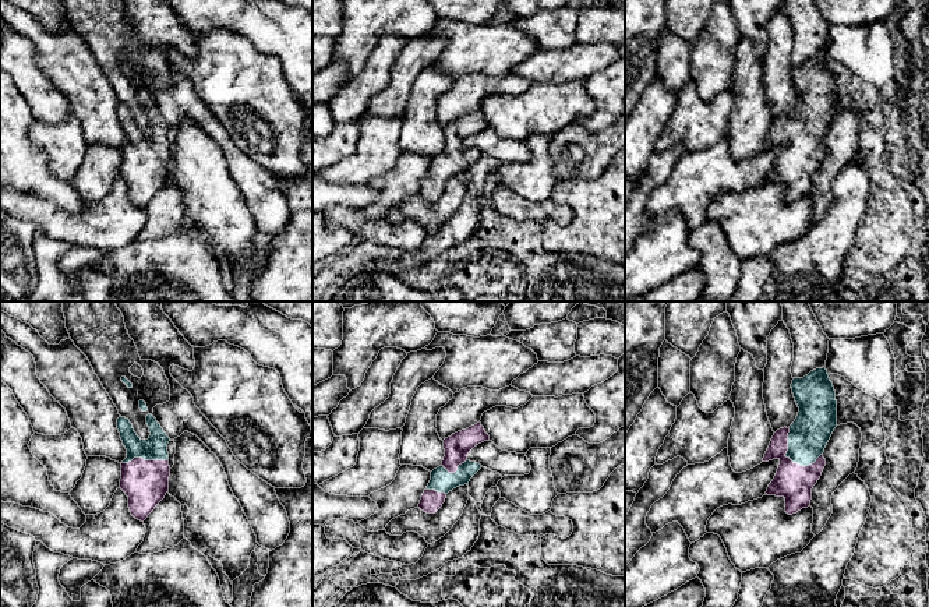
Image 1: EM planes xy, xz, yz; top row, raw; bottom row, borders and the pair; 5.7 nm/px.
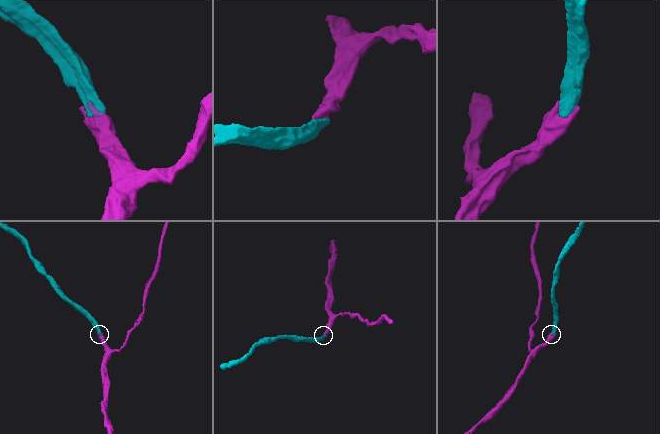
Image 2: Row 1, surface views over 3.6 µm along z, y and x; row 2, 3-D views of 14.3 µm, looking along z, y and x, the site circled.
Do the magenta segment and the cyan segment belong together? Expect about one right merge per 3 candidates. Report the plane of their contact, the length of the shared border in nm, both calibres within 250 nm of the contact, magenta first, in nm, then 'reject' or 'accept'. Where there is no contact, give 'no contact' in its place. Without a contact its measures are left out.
yz | 260 nm | 200/220 nm | accept

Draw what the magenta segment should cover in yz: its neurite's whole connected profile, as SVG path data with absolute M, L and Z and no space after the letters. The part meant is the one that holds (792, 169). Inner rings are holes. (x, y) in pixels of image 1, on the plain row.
M826 54L816 56L803 66L794 66L791 75L799 95L798 103L788 116L784 114L774 120L763 145L763 149L780 148L777 160L766 181L784 184L788 202L810 193L812 176L826 153L826 147L823 145L824 135L837 114L836 78Z

